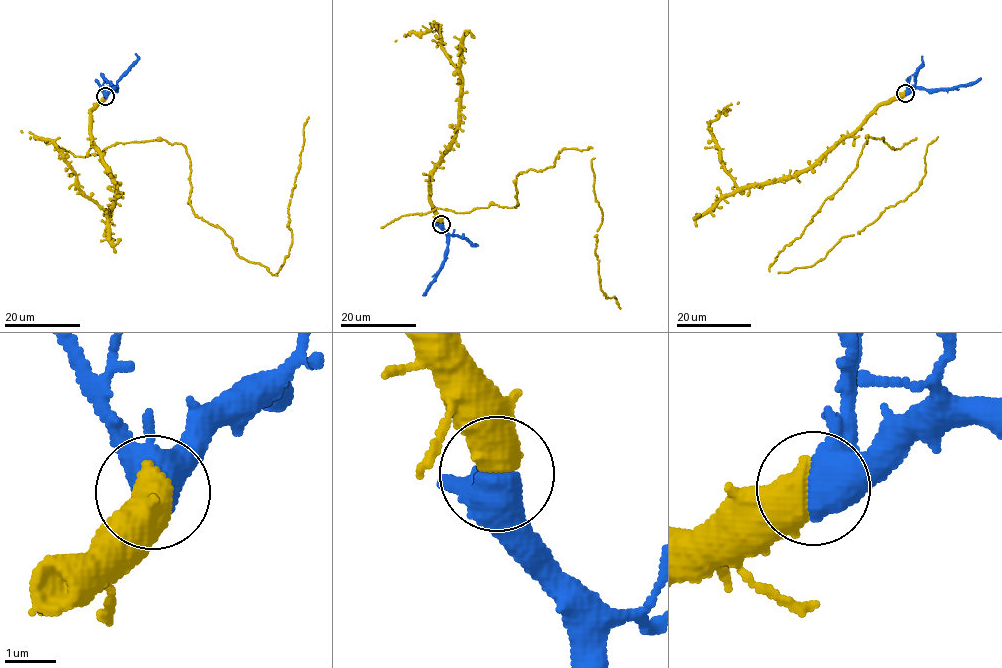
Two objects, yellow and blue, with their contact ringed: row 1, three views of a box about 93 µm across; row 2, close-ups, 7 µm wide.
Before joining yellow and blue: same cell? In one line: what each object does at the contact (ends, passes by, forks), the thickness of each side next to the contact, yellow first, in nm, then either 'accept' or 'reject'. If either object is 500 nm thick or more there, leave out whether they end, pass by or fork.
650/500 nm | accept

